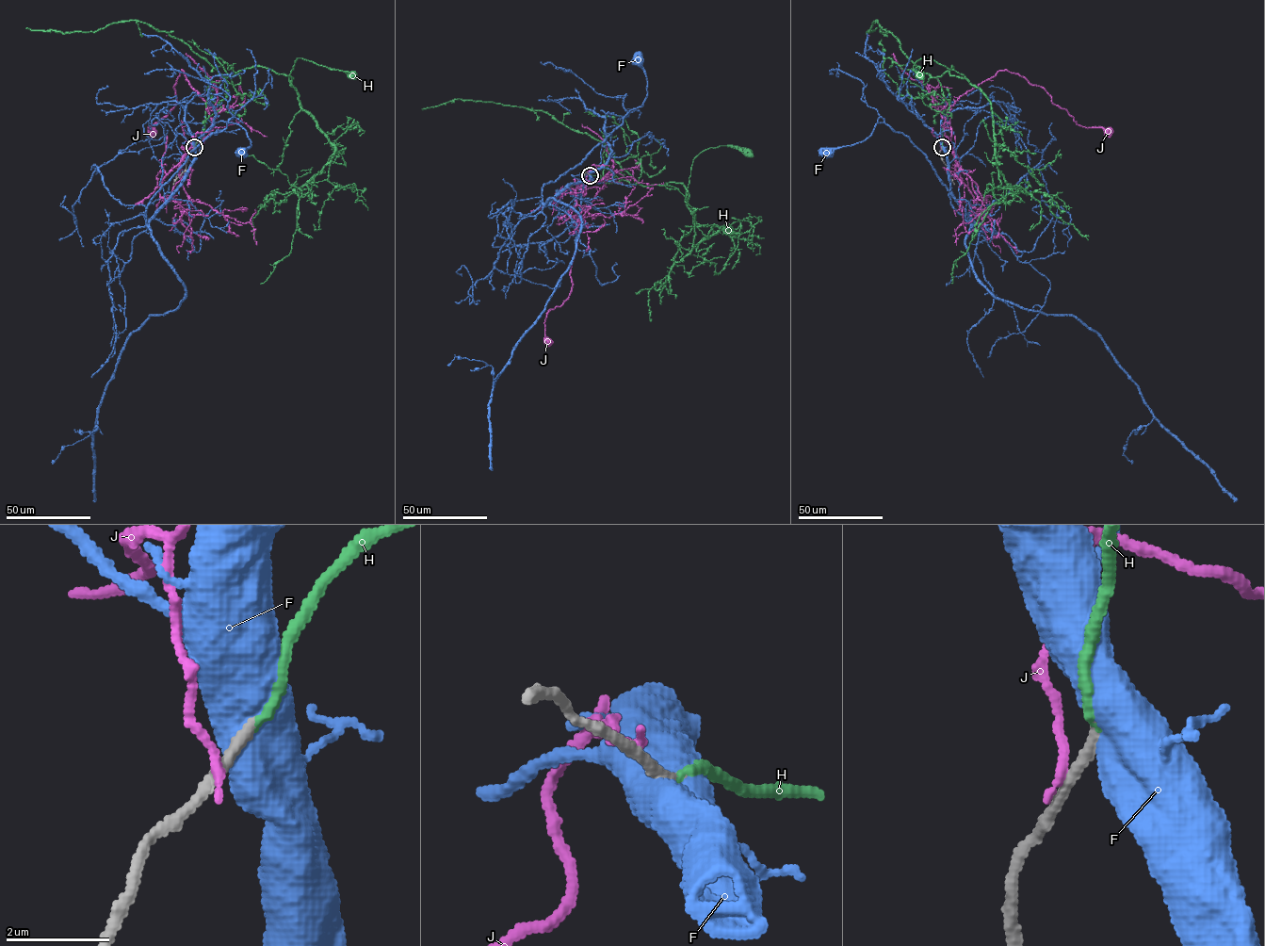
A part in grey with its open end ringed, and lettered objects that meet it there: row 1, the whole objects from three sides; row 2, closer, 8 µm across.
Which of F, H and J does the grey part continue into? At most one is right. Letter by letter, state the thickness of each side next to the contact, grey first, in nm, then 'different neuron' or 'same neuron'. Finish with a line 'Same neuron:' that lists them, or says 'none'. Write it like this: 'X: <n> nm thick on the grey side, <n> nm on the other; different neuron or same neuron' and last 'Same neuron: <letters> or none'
F: 220 nm thick on the grey side, 1050 nm on the other; different neuron
H: 200 nm thick on the grey side, 170 nm on the other; same neuron
J: 200 nm thick on the grey side, 190 nm on the other; different neuron
Same neuron: H

